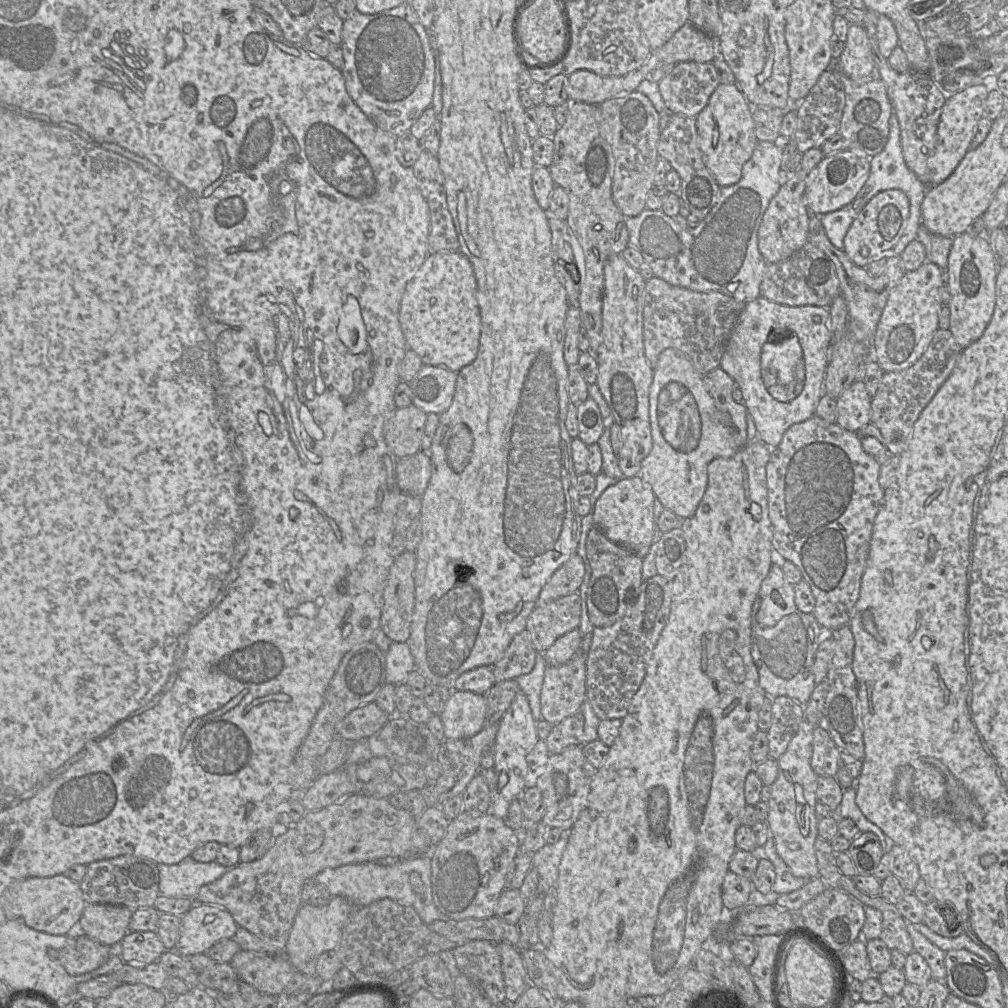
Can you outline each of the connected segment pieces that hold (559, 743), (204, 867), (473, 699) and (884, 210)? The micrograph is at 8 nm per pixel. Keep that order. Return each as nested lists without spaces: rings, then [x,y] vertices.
[[[582,709],[553,726],[545,741],[551,755],[560,754],[569,746],[583,746],[585,718]]]
[[[189,856],[177,864],[158,864],[158,869],[161,895],[194,899],[202,886],[217,880],[229,868],[217,861],[198,862]]]
[[[453,691],[439,714],[445,739],[466,739],[486,726],[487,701],[484,695]]]
[[[890,189],[879,192],[867,202],[849,227],[844,237],[844,252],[859,267],[883,258],[883,252],[891,249],[903,235],[909,213],[909,199],[903,191]]]

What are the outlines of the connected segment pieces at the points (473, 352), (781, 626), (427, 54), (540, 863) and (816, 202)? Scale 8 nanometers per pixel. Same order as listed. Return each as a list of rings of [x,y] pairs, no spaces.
[[[459,251],[429,254],[407,284],[401,300],[399,322],[408,350],[418,354],[425,365],[441,366],[458,372],[478,354],[481,316],[476,296],[477,283],[468,258]]]
[[[773,554],[773,564],[754,602],[751,613],[751,654],[760,686],[768,698],[787,696],[806,705],[816,685],[813,673],[816,650],[822,640],[832,639],[832,630],[824,629],[812,613],[803,613],[796,607],[794,586],[786,580],[781,568],[783,561],[786,560],[780,554]]]
[[[408,3],[375,14],[357,10],[343,22],[341,49],[344,66],[341,69],[346,90],[359,109],[381,130],[400,135],[410,130],[433,102],[435,60],[430,50],[426,29]]]
[[[568,831],[562,832],[557,843],[545,845],[533,855],[533,865],[538,872],[540,882],[554,887],[558,879],[558,869],[563,852],[568,844]]]
[[[850,150],[825,156],[807,176],[805,203],[811,214],[823,215],[836,211],[850,203],[867,181],[870,174],[870,158]]]

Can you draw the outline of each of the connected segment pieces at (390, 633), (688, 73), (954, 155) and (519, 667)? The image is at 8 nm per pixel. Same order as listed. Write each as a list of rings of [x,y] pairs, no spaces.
[[[404,551],[394,559],[383,595],[380,629],[393,642],[408,642],[415,607],[416,552]]]
[[[685,61],[675,64],[658,84],[670,113],[696,117],[720,80],[712,62]]]
[[[976,84],[946,96],[936,131],[934,153],[929,160],[930,186],[944,182],[969,150],[979,120],[983,117],[991,84]]]
[[[527,630],[521,631],[512,639],[503,657],[493,666],[495,683],[529,674],[538,654],[533,647],[530,633]]]

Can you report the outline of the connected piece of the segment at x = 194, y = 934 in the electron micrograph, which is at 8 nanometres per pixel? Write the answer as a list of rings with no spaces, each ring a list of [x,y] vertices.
[[[206,903],[195,904],[186,914],[184,914],[181,917],[180,932],[179,932],[177,944],[175,946],[175,950],[168,950],[168,951],[176,951],[176,952],[180,953],[183,956],[191,956],[191,955],[196,955],[196,954],[203,954],[203,953],[205,953],[205,951],[207,949],[209,949],[211,946],[213,946],[217,942],[222,941],[222,940],[226,940],[226,939],[232,939],[234,937],[234,935],[235,935],[235,932],[237,931],[237,928],[238,928],[238,925],[235,922],[234,918],[232,917],[230,912],[228,910],[226,910],[224,907],[218,906],[218,905],[206,904]]]

